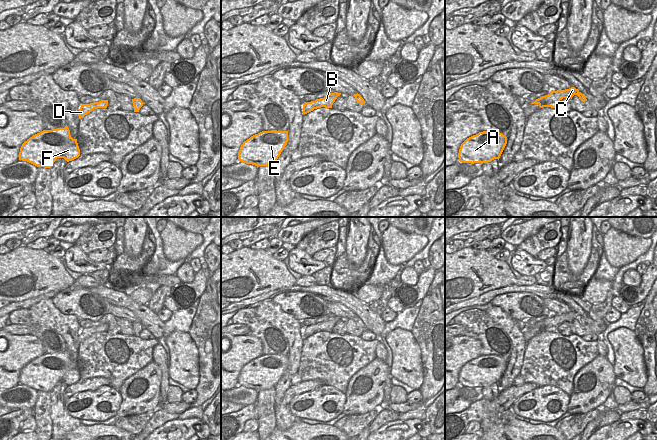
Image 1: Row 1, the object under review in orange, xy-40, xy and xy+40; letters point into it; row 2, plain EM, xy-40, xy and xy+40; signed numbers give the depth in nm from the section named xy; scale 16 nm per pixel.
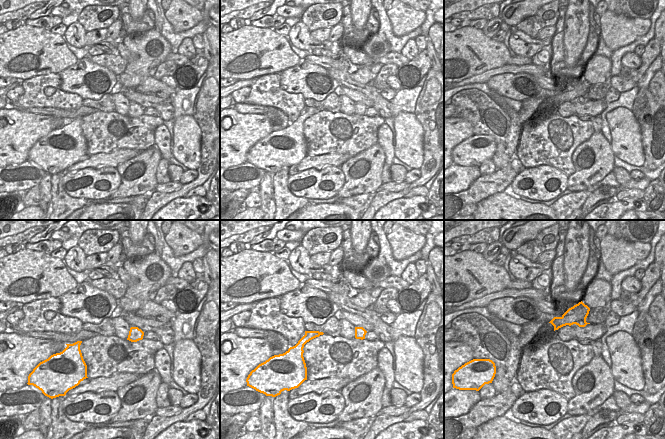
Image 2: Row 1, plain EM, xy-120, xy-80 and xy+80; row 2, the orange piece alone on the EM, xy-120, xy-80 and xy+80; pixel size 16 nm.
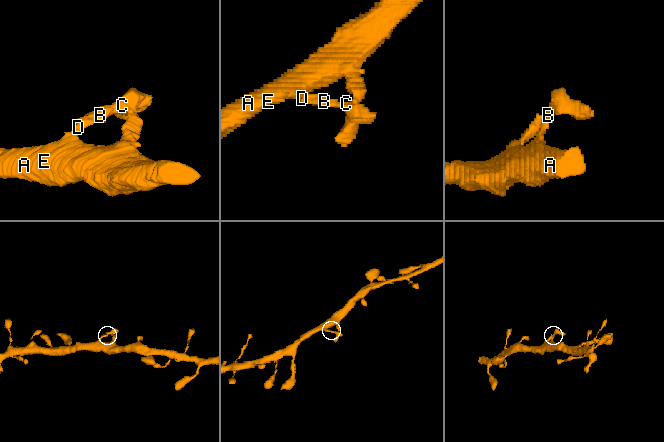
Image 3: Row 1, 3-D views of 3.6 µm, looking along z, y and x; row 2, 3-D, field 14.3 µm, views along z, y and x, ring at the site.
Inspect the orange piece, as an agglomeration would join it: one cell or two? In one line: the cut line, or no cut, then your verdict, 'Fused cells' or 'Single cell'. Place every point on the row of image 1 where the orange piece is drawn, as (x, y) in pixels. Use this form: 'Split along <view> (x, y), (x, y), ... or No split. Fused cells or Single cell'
No split. Single cell.

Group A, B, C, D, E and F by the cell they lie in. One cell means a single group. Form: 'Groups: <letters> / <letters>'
Groups: A B C D E F.

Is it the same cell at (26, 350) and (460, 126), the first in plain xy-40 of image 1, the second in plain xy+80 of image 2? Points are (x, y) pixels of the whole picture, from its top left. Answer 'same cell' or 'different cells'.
same cell

